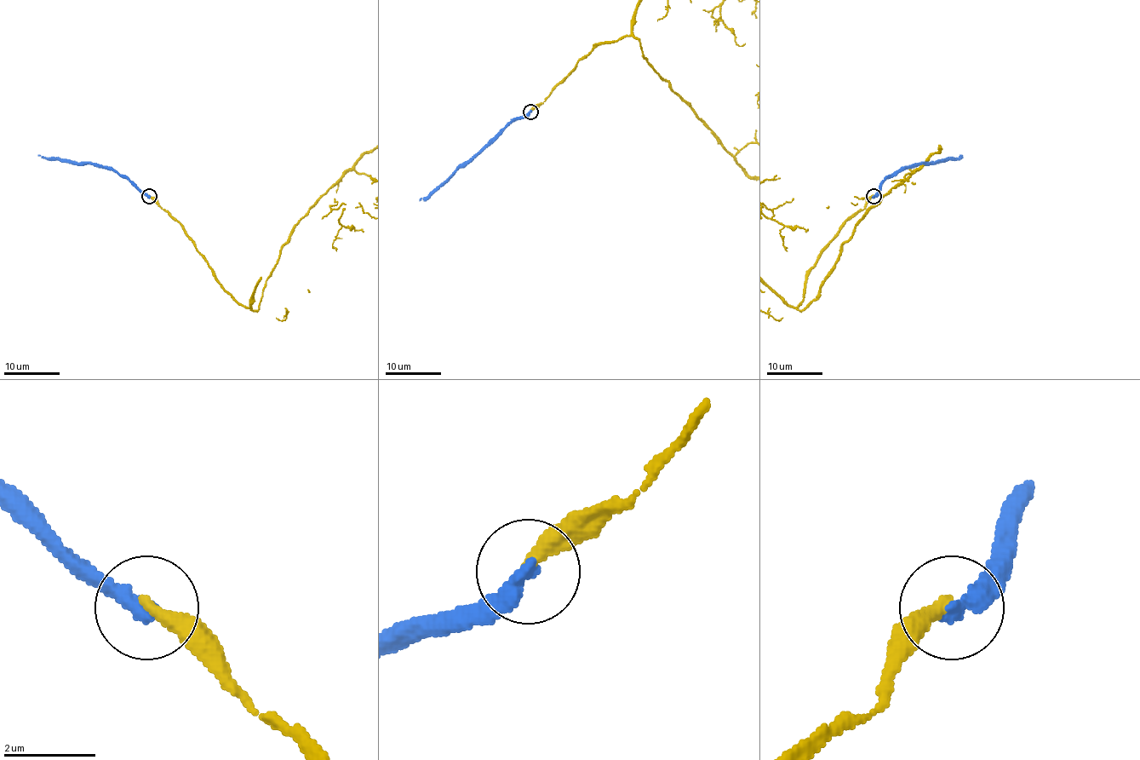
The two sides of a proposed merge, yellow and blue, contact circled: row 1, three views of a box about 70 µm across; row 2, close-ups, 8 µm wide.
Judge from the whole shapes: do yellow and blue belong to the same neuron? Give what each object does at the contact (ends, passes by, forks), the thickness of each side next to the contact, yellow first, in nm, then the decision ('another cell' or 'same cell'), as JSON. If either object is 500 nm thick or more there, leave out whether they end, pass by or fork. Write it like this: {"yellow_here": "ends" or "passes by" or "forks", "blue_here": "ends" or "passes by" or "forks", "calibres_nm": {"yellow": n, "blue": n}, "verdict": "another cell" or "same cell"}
{"yellow_here": "ends", "blue_here": "ends", "calibres_nm": {"yellow": 320, "blue": 360}, "verdict": "another cell"}

